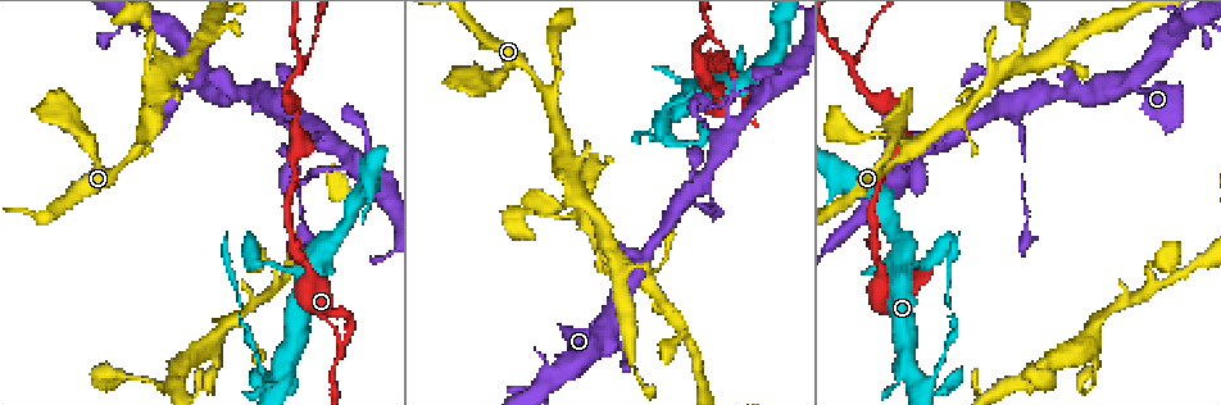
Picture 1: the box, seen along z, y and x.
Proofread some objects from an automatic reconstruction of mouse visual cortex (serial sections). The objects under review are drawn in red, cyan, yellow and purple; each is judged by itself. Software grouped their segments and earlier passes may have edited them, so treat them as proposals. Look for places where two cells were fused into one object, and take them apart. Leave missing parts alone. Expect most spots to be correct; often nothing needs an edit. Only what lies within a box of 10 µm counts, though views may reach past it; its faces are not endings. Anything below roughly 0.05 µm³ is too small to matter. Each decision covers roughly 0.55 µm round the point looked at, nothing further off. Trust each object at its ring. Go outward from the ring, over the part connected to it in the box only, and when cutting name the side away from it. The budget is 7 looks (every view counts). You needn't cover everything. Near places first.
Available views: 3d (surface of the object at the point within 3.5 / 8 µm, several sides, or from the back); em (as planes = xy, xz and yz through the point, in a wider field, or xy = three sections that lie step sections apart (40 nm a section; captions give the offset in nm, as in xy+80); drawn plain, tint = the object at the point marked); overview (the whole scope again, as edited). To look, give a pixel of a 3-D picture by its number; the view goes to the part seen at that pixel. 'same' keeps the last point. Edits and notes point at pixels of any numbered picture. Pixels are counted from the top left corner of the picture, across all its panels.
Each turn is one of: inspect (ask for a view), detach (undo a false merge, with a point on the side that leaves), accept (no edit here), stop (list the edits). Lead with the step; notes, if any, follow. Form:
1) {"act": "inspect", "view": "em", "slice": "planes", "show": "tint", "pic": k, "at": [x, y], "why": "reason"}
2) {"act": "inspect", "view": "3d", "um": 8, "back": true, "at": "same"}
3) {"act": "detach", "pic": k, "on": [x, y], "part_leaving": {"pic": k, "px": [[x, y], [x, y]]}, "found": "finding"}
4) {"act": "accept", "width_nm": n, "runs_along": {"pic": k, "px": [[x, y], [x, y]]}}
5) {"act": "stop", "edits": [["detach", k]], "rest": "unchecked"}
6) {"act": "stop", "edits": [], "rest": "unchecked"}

{"act": "inspect", "view": "3d", "um": 3.5, "pic": 1, "at": [344, 345], "why": "side arm on a straight run"}

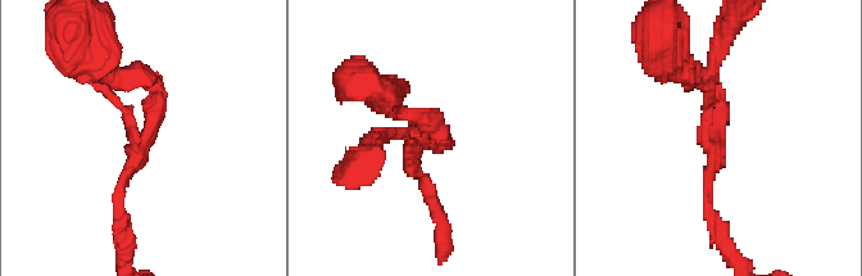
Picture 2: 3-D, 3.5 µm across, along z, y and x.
{"act": "detach", "pic": 2, "on": [112, 96], "arms": 3, "part_leaving": {"pic": 2, "px": [[704, 139], [711, 67], [725, 32]]}, "found": "two cells meet here"}

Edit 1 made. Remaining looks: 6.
{"act": "inspect", "view": "3d", "um": 3.5, "back": true, "pic": 1, "at": [674, 119]}

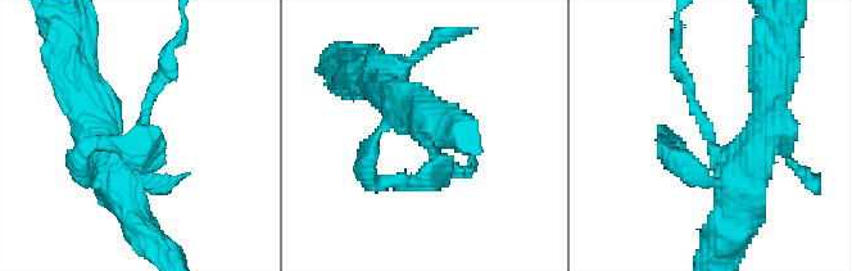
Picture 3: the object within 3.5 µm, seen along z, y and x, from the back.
{"act": "inspect", "view": "em", "slice": "xy", "step": 5, "show": "tint", "pic": 3, "at": [704, 127], "arm_widths_nm": [150, 450]}

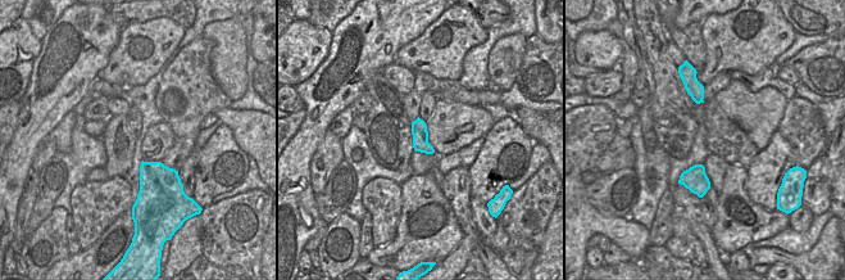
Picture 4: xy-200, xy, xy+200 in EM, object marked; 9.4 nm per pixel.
{"act": "inspect", "view": "em", "slice": "xy", "step": 3, "show": "tint", "at": "same"}

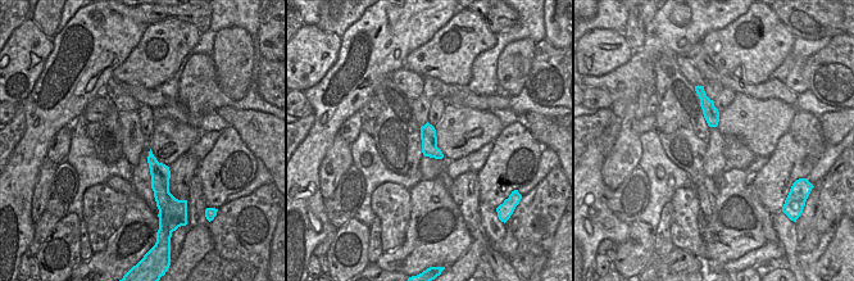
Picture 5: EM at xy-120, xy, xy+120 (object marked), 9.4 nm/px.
{"act": "detach", "pic": 3, "on": [167, 63], "part_leaving": {"pic": 3, "px": [[152, 95], [184, 27]]}, "found": "a second cell is stuck on"}

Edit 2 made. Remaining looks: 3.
{"act": "inspect", "view": "3d", "um": 3.5, "back": true, "pic": 1, "at": [1022, 174]}

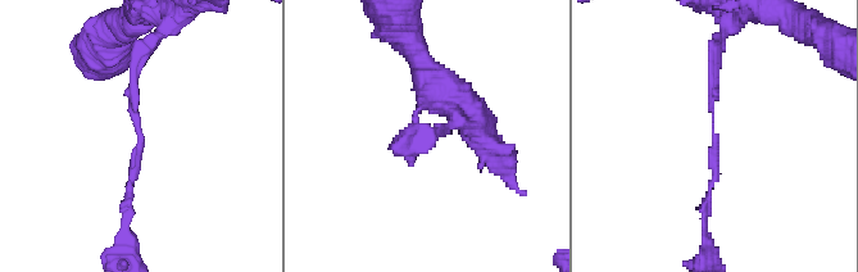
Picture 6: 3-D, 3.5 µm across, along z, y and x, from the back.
{"act": "inspect", "view": "em", "slice": "xy", "step": 3, "show": "tint", "pic": 6, "at": [713, 130], "arm_widths_nm": [100, 100]}

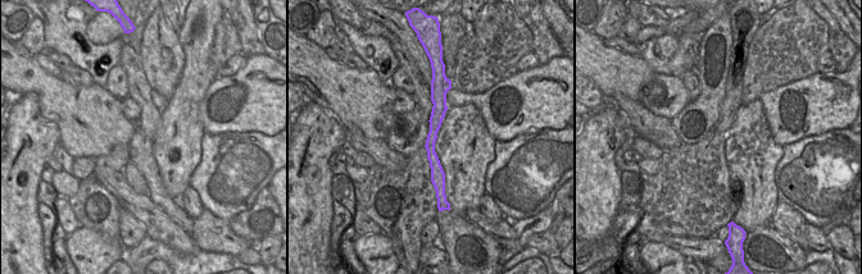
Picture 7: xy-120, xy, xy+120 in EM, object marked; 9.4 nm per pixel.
{"act": "detach", "pic": 6, "on": [136, 162], "found": "a second cell is stuck on"}

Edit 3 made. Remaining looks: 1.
{"act": "stop", "edits": [["detach", 2], ["detach", 3], ["detach", 6]], "rest": "unchecked"}

